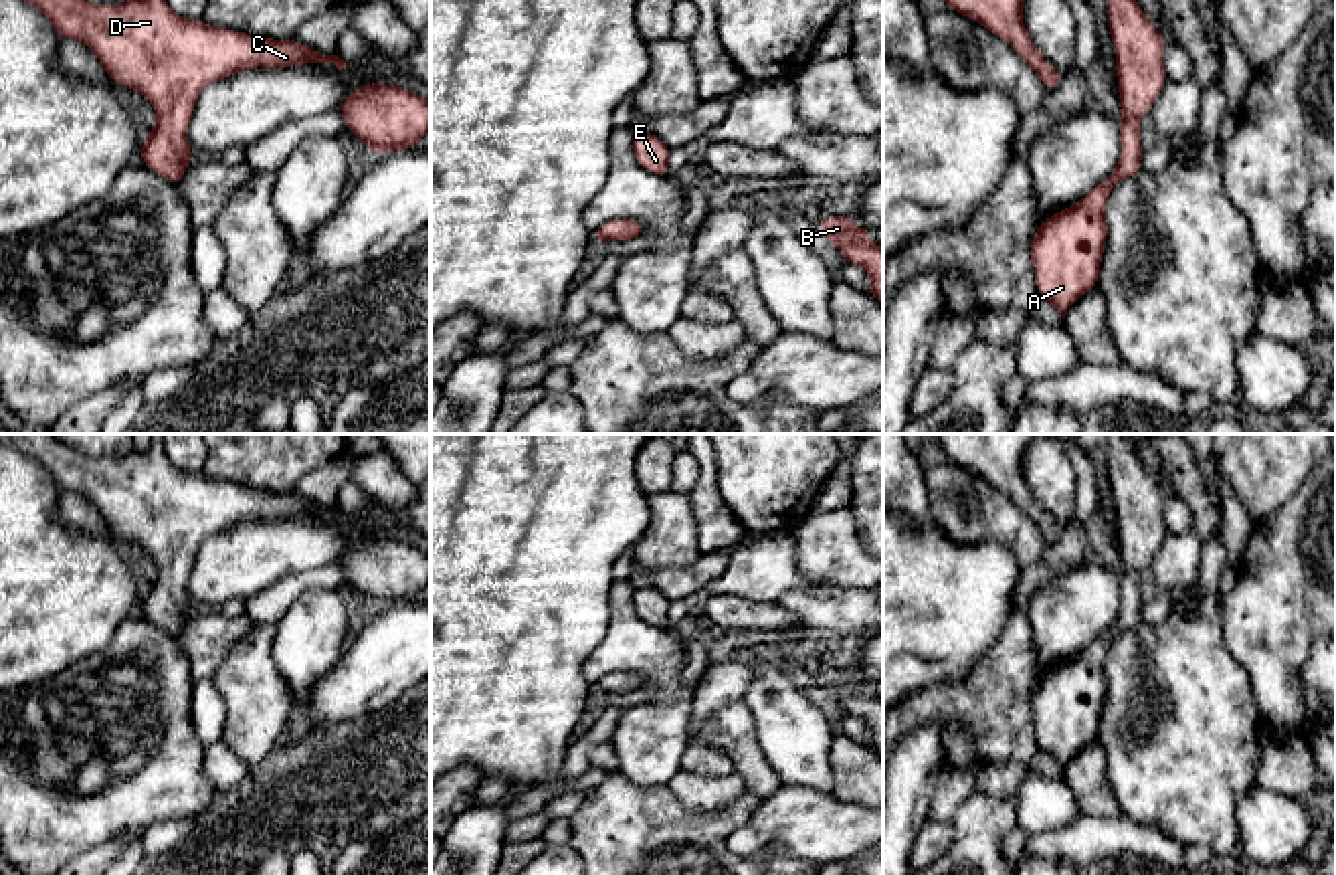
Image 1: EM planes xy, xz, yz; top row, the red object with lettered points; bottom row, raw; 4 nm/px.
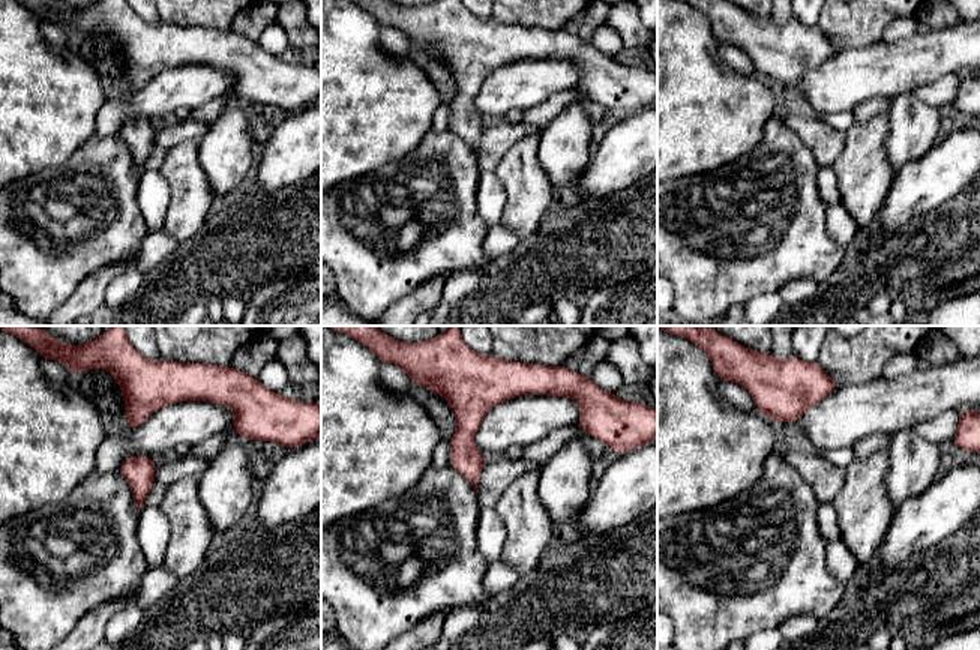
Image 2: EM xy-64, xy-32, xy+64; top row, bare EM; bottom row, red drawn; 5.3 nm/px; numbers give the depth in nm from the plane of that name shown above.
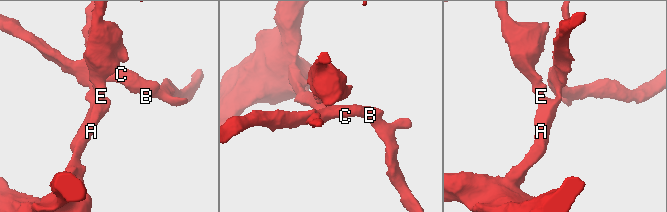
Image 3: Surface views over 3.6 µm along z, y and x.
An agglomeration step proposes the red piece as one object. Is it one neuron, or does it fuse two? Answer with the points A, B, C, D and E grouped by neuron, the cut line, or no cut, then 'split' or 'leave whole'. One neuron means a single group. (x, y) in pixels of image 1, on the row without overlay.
groups A B C D E; cut none; leave whole

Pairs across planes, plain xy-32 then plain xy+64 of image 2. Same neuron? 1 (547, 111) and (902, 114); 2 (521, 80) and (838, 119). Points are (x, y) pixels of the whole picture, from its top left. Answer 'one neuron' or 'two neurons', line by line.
1: two neurons
2: two neurons

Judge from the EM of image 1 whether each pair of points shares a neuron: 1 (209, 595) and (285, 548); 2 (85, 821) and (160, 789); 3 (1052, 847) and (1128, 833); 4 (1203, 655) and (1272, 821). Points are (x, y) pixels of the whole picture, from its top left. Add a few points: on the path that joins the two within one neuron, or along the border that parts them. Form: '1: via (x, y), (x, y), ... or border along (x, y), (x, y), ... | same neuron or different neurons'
1: via (227, 576), (243, 560), (267, 550) | same neuron
2: via (104, 803), (118, 789), (142, 789) | same neuron
3: via (1070, 845), (1110, 837) | same neuron
4: border along (1256, 783), (1237, 801), (1237, 829) | different neurons

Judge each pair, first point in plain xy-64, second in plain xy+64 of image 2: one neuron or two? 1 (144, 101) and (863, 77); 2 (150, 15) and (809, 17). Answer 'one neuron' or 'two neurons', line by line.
1: one neuron
2: one neuron

